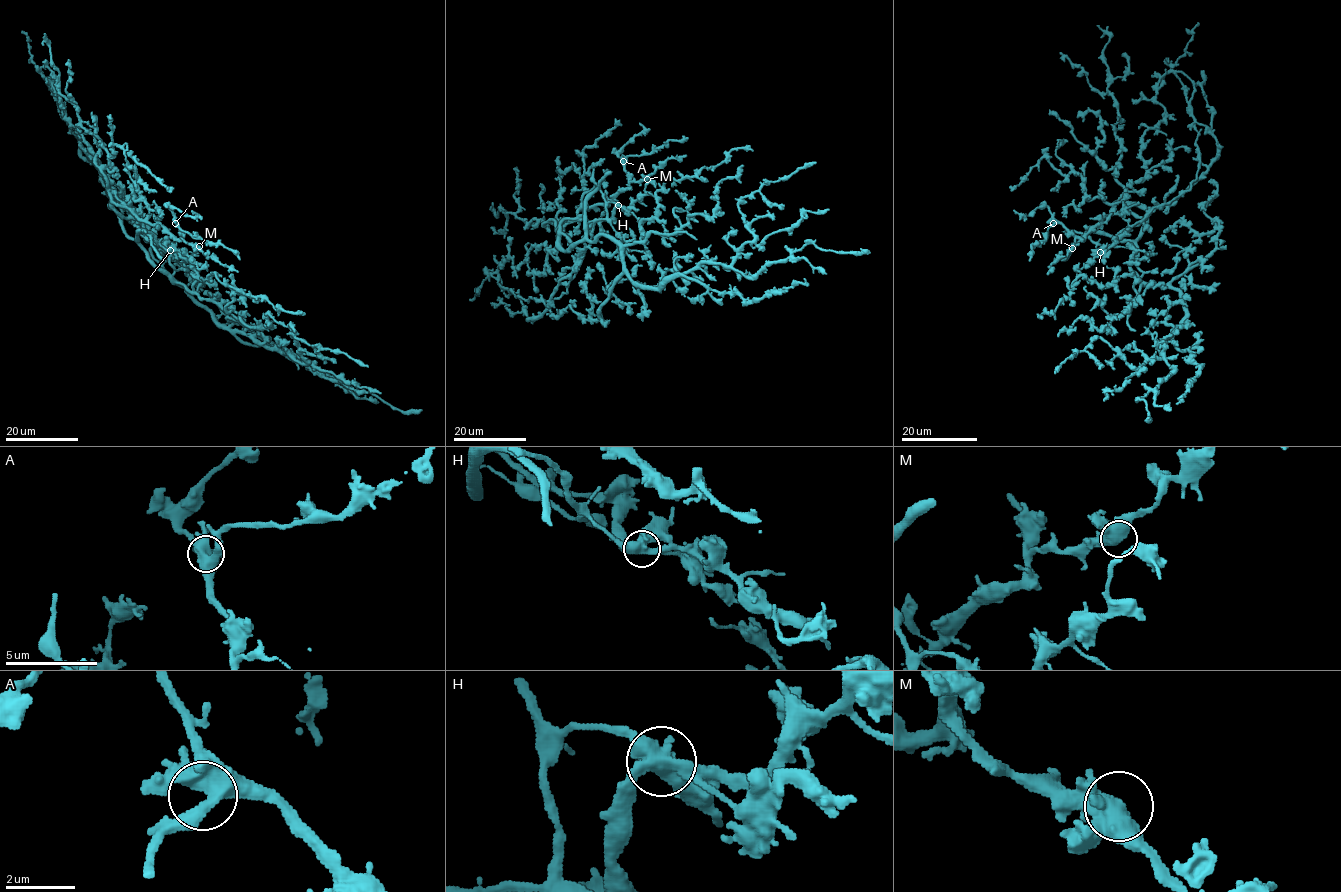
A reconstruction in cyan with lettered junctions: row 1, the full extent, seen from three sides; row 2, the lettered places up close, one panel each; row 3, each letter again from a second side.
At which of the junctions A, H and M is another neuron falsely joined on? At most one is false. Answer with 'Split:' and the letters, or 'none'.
Split: H

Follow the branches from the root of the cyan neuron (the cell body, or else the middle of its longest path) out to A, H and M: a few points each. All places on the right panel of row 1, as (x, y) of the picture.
A: (1143, 283), (1137, 263), (1144, 259), (1114, 246), (1128, 228), (1118, 213), (1108, 214), (1082, 240), (1053, 223)
H: (1143, 283), (1137, 263), (1144, 259), (1134, 258), (1132, 249), (1098, 245), (1100, 251)
M: (1143, 283), (1137, 263), (1144, 259), (1114, 246), (1128, 228), (1118, 213), (1108, 214), (1072, 248)

